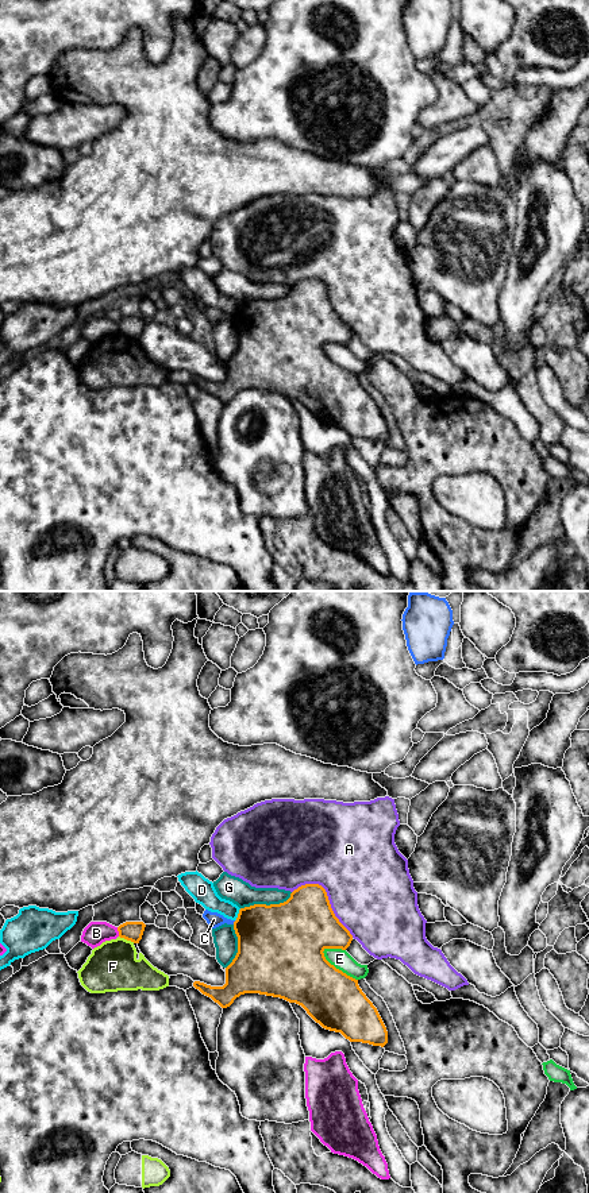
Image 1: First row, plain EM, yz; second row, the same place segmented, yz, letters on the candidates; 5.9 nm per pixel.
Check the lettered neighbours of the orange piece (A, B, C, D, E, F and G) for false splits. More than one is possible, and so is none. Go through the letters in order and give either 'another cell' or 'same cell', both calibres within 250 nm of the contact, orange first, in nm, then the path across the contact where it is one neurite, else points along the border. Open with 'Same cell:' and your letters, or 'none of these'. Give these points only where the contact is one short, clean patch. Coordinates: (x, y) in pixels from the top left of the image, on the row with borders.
Same cell: none of these
A: another cell | 380/500 nm
B: another cell | 120/140 nm
C: another cell | 420/90 nm
D: another cell | 420/140 nm | along yz (241, 908), (235, 921)
E: another cell | 380/110 nm
F: another cell | 120/300 nm
G: another cell | 480/150 nm

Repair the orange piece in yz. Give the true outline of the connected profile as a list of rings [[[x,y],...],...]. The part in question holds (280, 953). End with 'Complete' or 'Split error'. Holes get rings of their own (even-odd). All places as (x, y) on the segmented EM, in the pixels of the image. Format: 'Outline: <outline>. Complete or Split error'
Outline: [[[305,884],[290,893],[290,897],[280,904],[254,904],[239,910],[234,922],[238,937],[238,953],[226,968],[226,984],[211,987],[195,981],[193,987],[211,997],[222,1008],[230,1007],[236,997],[245,993],[259,993],[284,999],[301,1005],[307,1014],[323,1028],[340,1032],[350,1042],[362,1042],[384,1047],[388,1043],[386,1027],[373,1003],[358,985],[358,980],[347,976],[331,965],[326,957],[326,949],[346,950],[353,935],[335,916],[326,889],[319,884]]]. Complete

